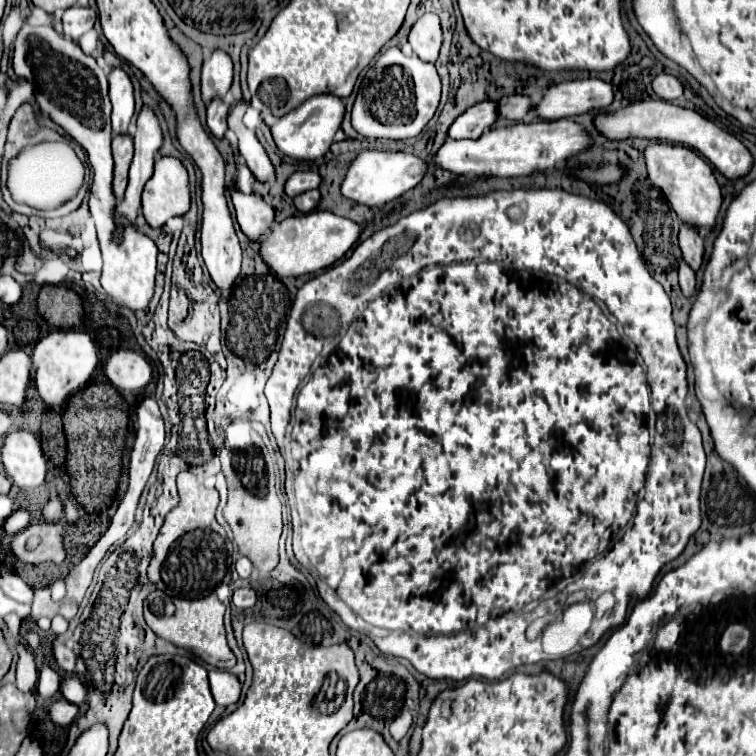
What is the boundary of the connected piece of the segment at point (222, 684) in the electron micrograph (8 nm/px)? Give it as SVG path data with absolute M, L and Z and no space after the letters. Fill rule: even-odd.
M210 670L210 688L216 704L220 706L232 706L240 698L240 682L234 674L224 672L224 670Z

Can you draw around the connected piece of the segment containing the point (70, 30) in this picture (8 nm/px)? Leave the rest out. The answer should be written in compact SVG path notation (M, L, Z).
M72 6L62 16L64 34L72 40L78 40L84 32L88 32L94 26L94 20L96 20L96 12L92 8Z

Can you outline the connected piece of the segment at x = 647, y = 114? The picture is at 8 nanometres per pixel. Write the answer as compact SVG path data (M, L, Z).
M644 100L644 102L630 104L628 108L622 108L618 112L600 112L596 118L596 124L598 124L600 132L604 132L610 140L638 136L638 138L646 138L646 140L676 142L676 144L694 148L702 156L706 156L714 164L714 168L720 170L726 178L740 178L752 166L752 156L738 138L734 138L730 132L722 130L718 124L714 124L704 114L664 102L664 100L648 100L648 102Z

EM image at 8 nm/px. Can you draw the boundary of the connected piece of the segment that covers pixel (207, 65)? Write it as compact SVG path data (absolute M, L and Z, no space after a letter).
M214 50L202 66L202 100L208 104L216 96L224 96L232 84L232 60L224 50Z

